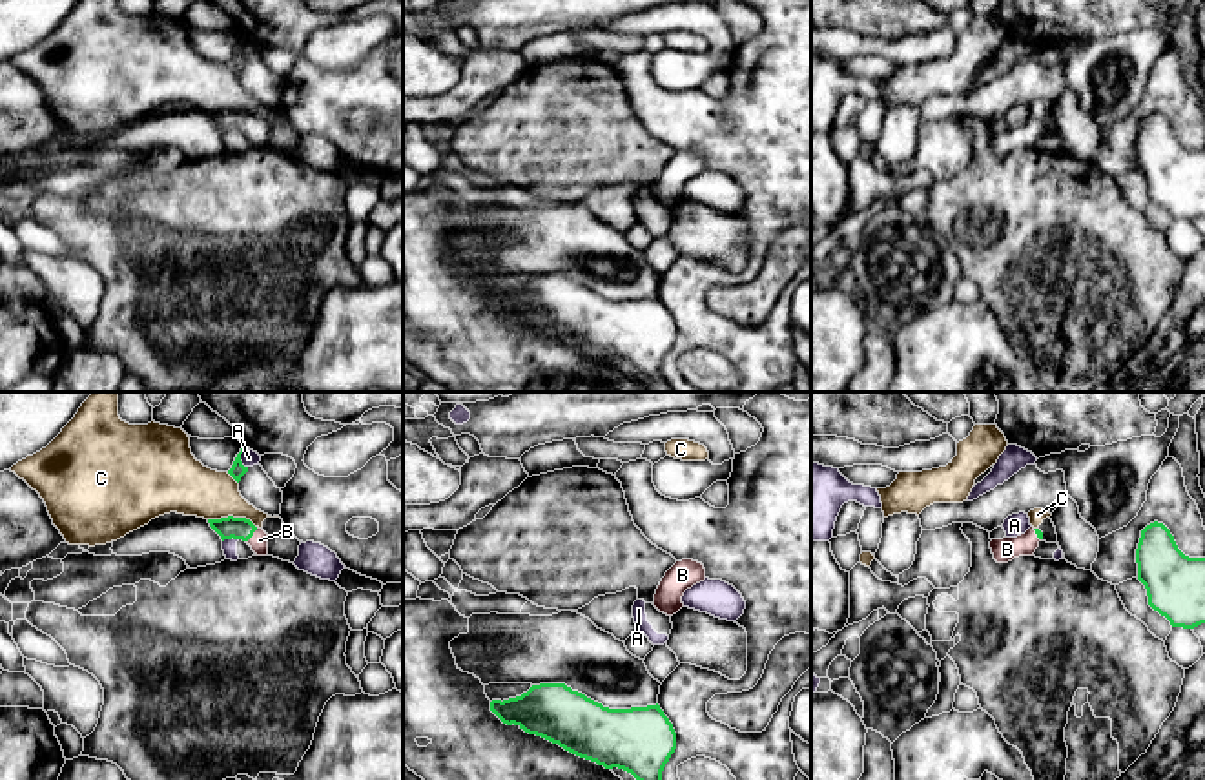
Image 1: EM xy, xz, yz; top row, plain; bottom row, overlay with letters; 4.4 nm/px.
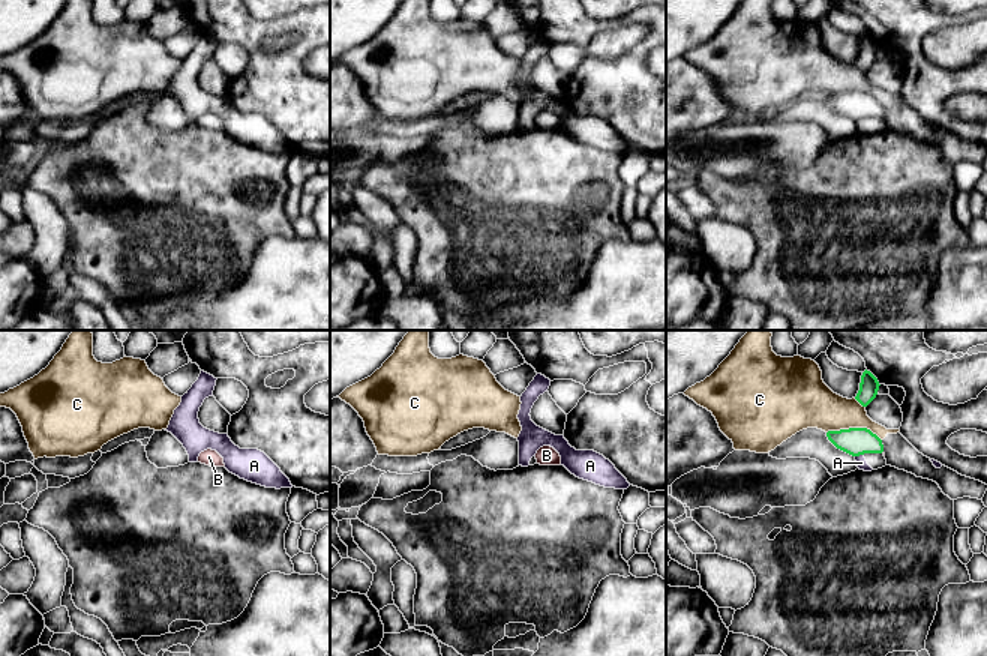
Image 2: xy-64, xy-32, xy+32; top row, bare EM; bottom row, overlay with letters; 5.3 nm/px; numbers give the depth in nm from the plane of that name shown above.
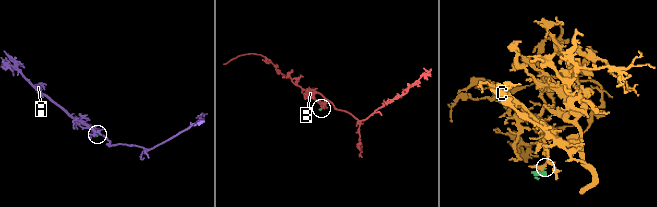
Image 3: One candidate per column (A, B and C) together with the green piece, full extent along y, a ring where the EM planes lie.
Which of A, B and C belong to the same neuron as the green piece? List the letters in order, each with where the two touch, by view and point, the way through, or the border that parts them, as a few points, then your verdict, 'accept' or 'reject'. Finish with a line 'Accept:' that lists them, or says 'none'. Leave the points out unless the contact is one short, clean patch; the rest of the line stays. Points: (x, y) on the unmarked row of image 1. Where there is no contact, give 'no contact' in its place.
A: meets green in xy at (239, 50); reject
B: meets green in xy at (252, 126); runs through xy (228, 119), (239, 119), (252, 126), (259, 132); accept
C: meets green in xy at (232, 108); border along xy (208, 110), (245, 108), (256, 119); reject
Accept: B

